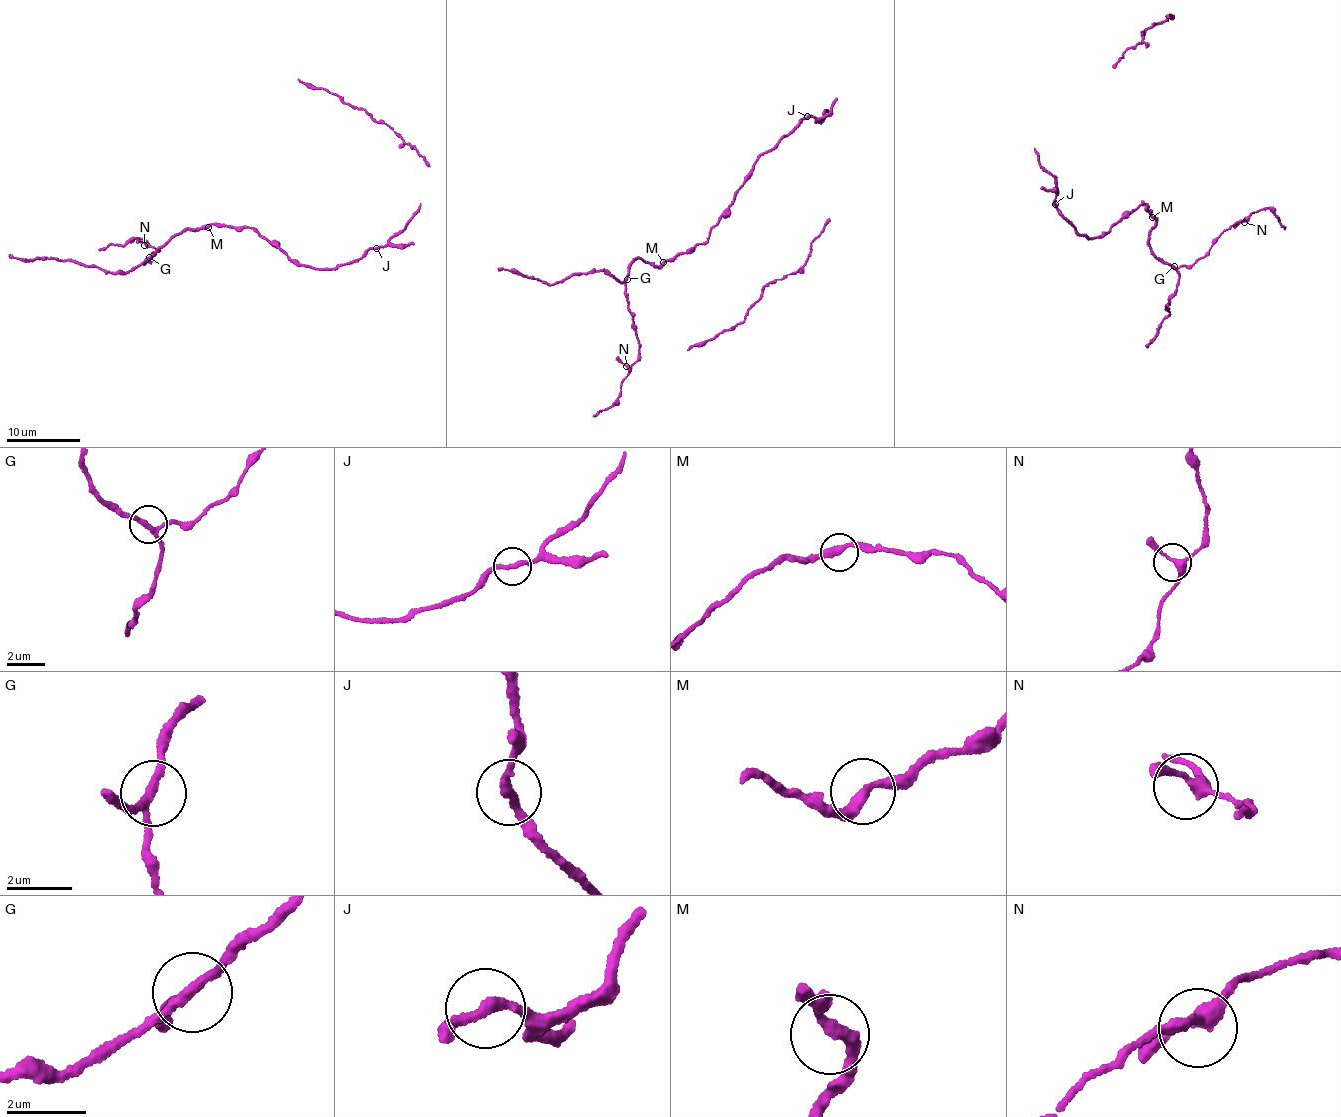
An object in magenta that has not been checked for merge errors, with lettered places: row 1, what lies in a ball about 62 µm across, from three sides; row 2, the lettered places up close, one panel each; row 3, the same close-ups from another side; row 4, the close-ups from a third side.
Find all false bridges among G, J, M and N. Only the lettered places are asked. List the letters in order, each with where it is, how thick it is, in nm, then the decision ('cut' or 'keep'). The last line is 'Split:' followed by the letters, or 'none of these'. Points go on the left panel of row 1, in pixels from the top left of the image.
G: place (149, 257); calibre 200 nm; keep
J: place (376, 248); calibre 240 nm; keep
M: place (208, 227); calibre 300 nm; keep
N: place (144, 245); calibre 280 nm; keep
Split: none of these

